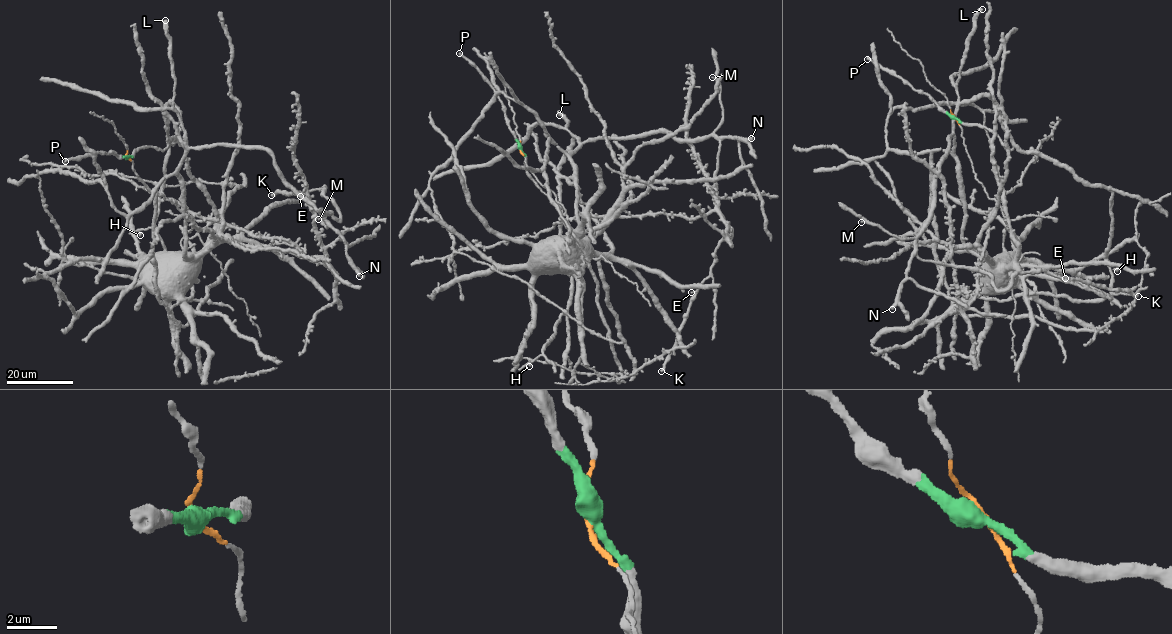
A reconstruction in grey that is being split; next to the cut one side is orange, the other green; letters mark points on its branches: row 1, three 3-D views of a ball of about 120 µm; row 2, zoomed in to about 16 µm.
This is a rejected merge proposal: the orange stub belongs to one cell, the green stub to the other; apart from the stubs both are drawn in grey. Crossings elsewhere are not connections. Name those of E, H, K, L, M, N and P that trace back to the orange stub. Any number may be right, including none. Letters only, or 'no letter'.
no letter

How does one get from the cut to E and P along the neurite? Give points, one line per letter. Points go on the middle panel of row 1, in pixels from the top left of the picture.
E: (519, 148), (560, 208), (559, 164), (574, 136), (719, 141), (715, 204), (731, 236), (691, 292)
P: (519, 148), (496, 92), (459, 53)

